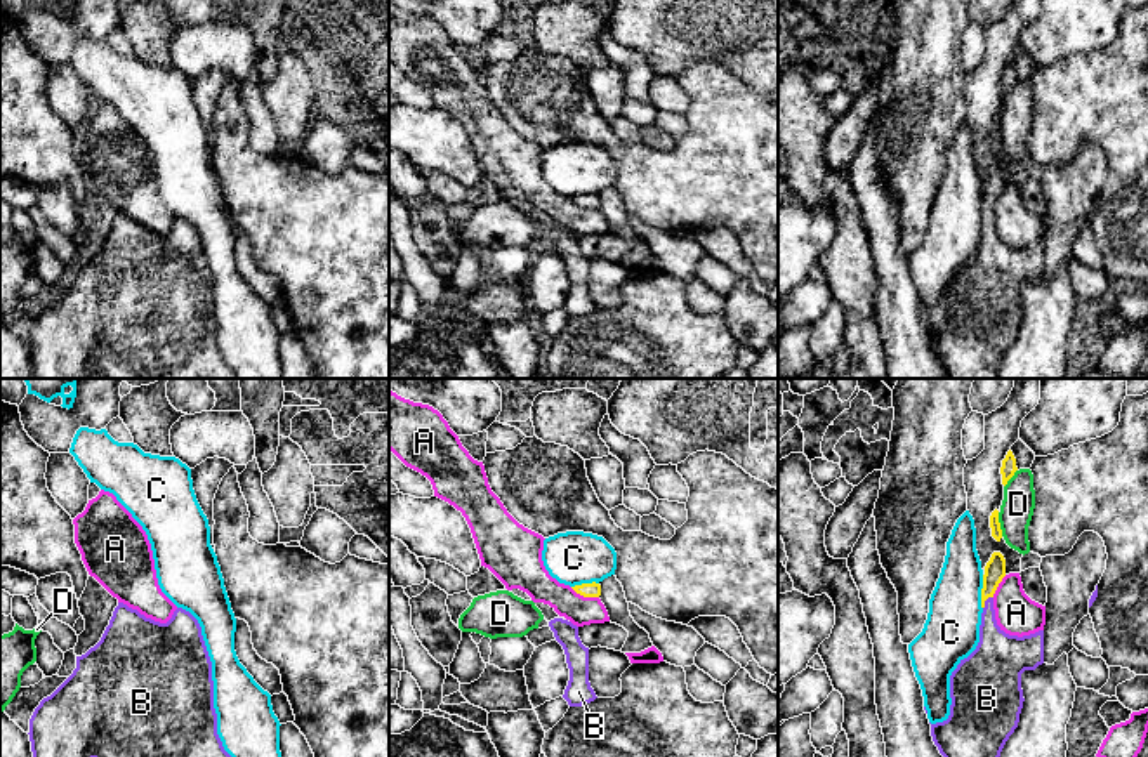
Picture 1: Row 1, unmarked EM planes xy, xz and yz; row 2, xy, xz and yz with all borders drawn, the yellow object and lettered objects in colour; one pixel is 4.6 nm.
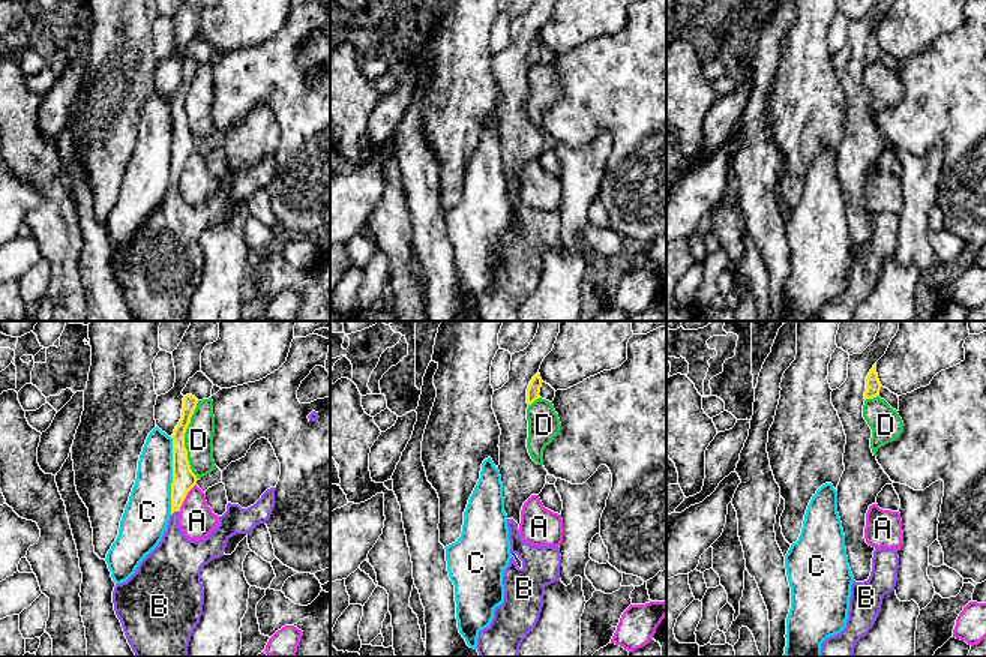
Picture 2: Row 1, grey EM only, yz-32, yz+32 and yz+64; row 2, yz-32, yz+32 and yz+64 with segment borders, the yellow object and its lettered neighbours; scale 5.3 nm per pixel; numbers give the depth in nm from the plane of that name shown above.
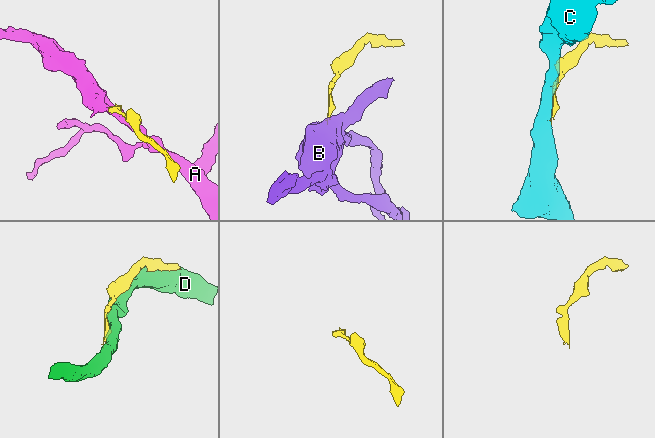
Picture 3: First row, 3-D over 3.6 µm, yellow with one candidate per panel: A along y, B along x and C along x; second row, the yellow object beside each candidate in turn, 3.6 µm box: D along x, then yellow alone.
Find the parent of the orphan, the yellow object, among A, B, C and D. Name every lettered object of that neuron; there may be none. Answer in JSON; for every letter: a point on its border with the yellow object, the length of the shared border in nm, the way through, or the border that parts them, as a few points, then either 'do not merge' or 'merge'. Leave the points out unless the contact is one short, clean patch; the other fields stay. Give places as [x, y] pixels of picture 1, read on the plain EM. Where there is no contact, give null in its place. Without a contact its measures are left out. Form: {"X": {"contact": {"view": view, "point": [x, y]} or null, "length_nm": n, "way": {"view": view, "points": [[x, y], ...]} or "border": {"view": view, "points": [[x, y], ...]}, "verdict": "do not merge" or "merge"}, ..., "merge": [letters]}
{"A": {"contact": {"view": "xz", "point": [584, 207]}, "length_nm": 140, "border": {"view": "xz", "points": [[570, 198], [584, 207], [598, 209]]}, "verdict": "do not merge"}, "B": {"contact": {"view": "yz", "point": [985, 210]}, "length_nm": 80, "way": {"view": "yz", "points": [[996, 179], [985, 210], [989, 242], [997, 263]]}, "verdict": "merge"}, "C": {"contact": {"view": "yz", "point": [982, 204]}, "length_nm": 160, "verdict": "do not merge"}, "D": {"contact": {"view": "yz", "point": [999, 136]}, "length_nm": 110, "verdict": "do not merge"}, "merge": ["B"]}

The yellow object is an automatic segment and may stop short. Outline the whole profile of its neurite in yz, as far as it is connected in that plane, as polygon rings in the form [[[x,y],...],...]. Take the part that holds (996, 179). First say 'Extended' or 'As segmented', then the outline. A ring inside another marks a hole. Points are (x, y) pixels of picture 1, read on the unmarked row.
Extended. [[[993,163],[983,186],[980,253],[950,286],[948,330],[931,335],[950,378],[999,378],[1025,313],[1021,285],[1044,274],[1044,241],[1018,248],[997,236],[993,205],[1004,188],[1006,170]]]

